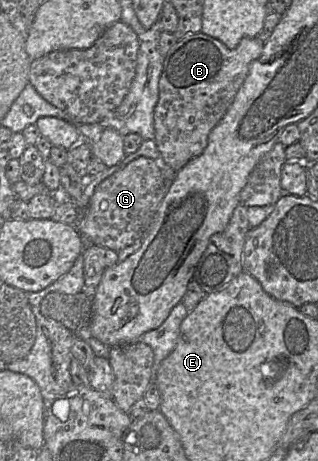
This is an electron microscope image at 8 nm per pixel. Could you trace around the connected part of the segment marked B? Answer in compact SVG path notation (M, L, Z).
M204 33L189 34L179 39L165 56L159 80L159 100L154 110L155 138L160 158L175 171L205 150L213 128L222 120L245 81L250 63L262 54L264 42L257 37L243 37L238 46L229 49L220 40Z

